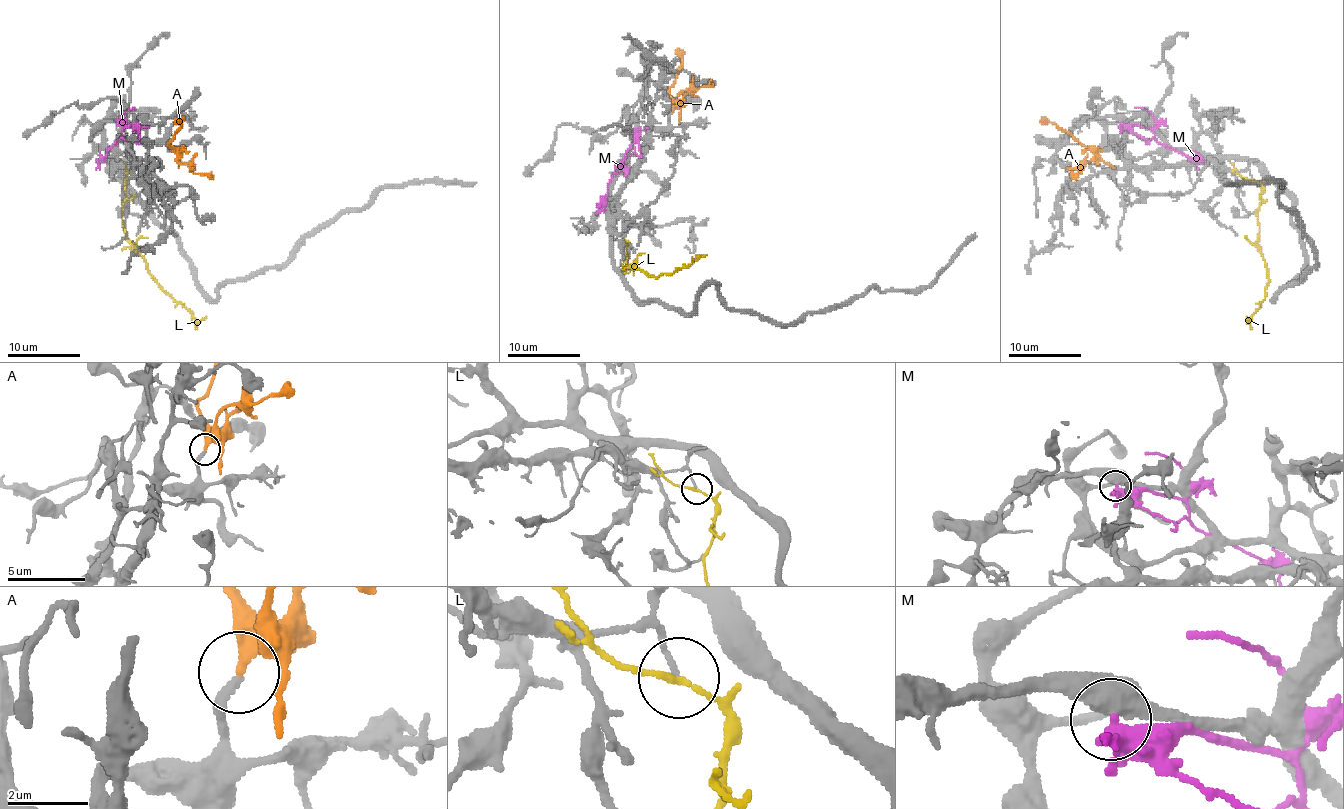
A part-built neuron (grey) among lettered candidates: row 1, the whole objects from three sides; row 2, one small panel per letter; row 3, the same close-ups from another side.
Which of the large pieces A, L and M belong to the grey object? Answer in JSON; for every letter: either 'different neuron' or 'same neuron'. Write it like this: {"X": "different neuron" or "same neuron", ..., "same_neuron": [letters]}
{"A": "same neuron", "L": "different neuron", "M": "different neuron", "same_neuron": ["A"]}

